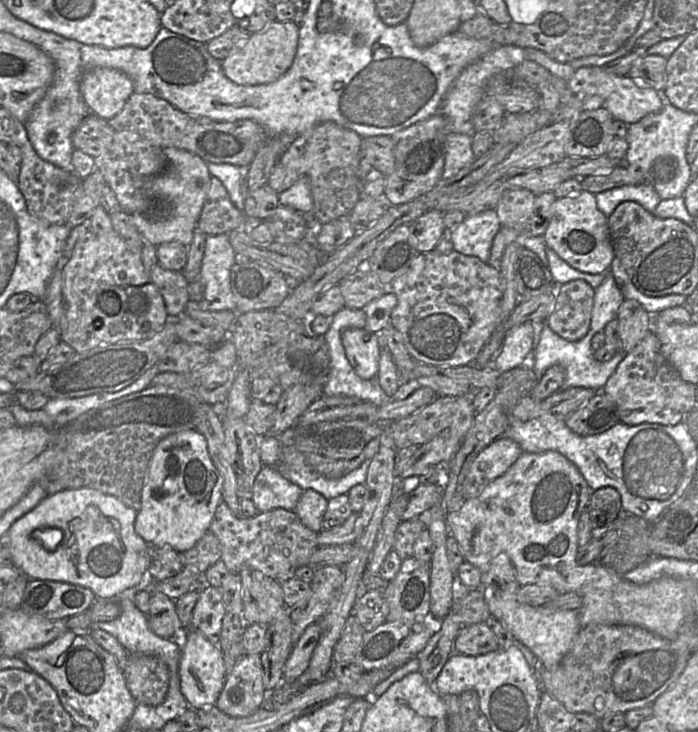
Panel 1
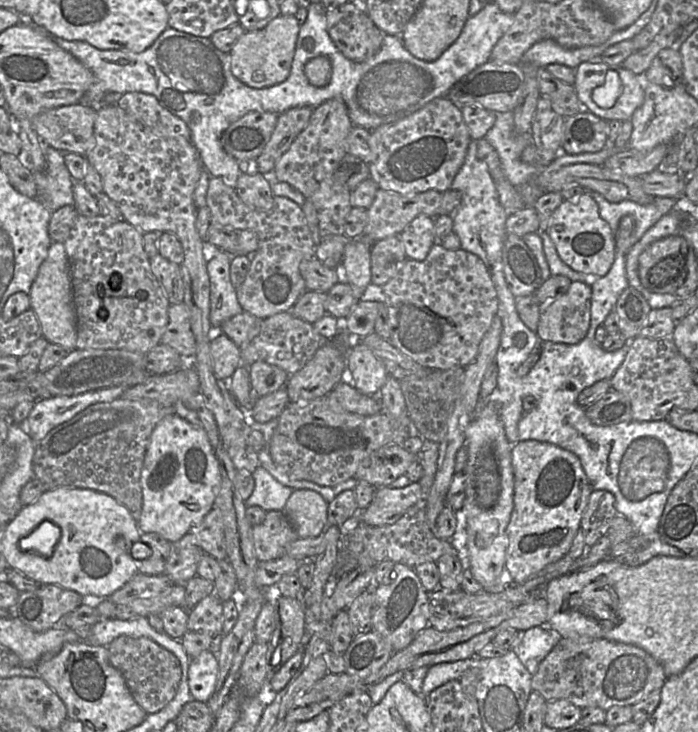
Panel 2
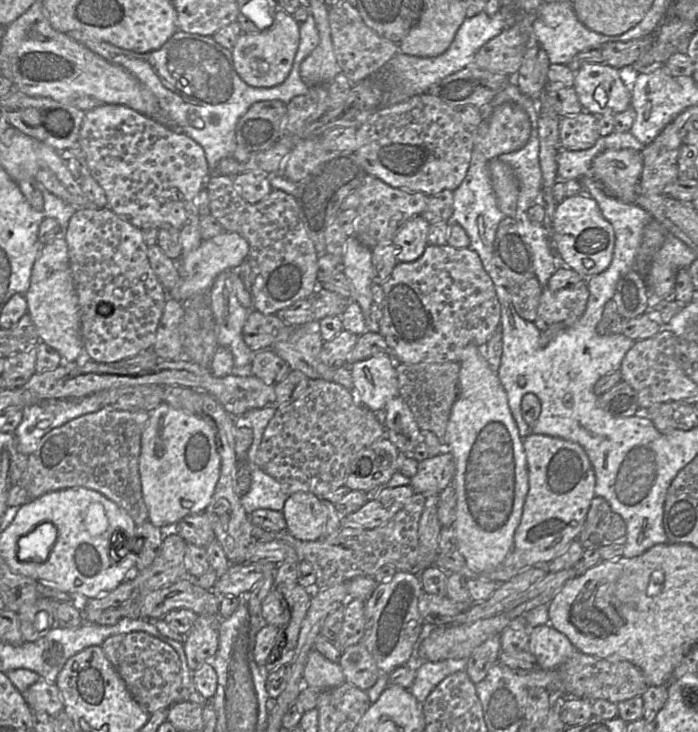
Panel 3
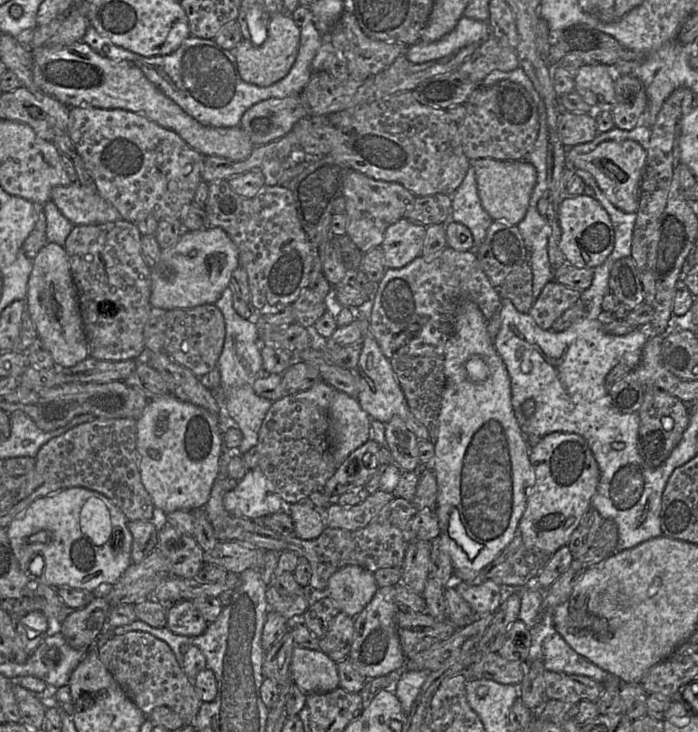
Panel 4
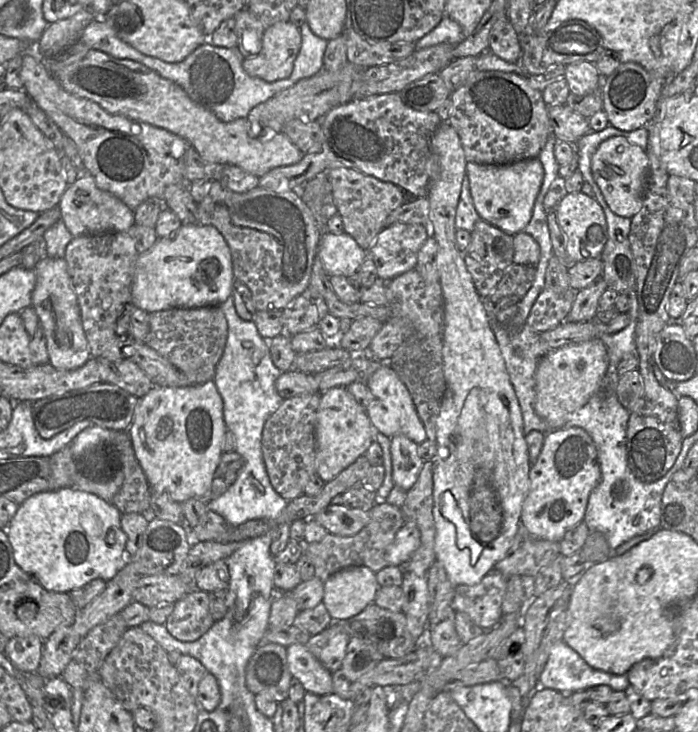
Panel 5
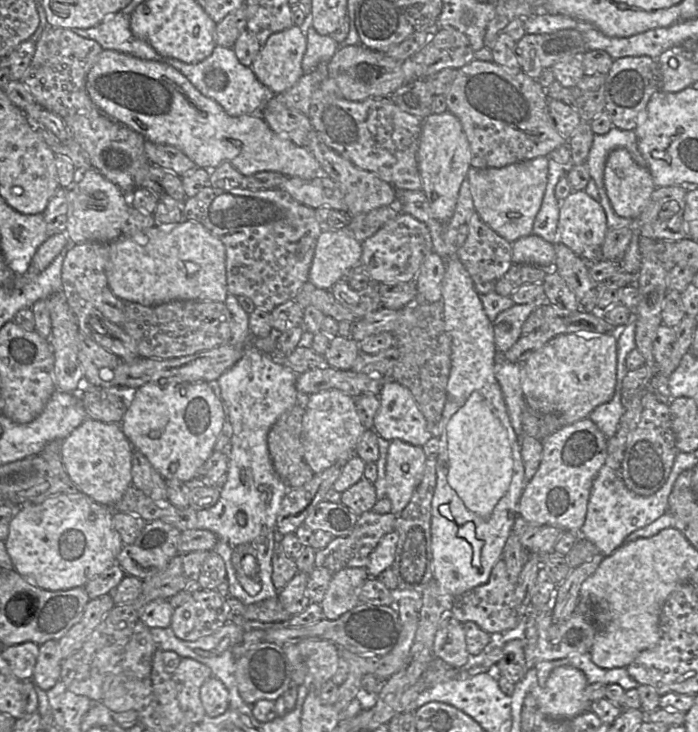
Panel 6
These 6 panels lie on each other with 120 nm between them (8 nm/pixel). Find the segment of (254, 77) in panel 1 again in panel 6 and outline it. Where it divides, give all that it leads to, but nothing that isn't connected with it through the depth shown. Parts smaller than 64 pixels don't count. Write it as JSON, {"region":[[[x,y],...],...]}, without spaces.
{"region":[[[293,25],[273,33],[260,48],[251,69],[274,94],[284,92],[304,74],[302,59],[306,46],[304,27]]]}

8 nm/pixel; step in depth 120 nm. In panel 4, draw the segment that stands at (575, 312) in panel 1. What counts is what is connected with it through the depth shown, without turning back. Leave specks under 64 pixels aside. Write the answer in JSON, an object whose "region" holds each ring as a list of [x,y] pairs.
{"region":[[[550,281],[534,301],[529,314],[540,328],[549,330],[564,311],[580,300],[580,296],[579,290],[569,288],[557,281]]]}

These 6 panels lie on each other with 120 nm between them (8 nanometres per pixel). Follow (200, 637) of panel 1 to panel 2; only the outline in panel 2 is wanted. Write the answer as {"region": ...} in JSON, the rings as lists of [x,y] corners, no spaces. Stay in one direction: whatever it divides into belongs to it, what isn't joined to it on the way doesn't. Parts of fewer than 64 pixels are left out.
{"region":[[[203,651],[190,659],[188,684],[192,698],[207,702],[213,694],[218,678],[218,656],[210,651]]]}

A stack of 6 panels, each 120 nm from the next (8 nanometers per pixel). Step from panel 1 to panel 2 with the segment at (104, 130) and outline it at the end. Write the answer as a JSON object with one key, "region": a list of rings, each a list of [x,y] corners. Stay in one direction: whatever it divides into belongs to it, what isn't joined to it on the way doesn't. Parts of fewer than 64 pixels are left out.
{"region":[[[82,104],[50,108],[35,115],[32,125],[45,144],[60,151],[87,156],[95,146],[97,108]]]}

